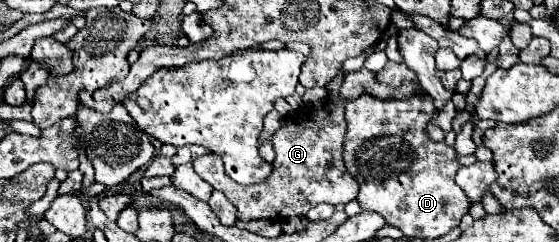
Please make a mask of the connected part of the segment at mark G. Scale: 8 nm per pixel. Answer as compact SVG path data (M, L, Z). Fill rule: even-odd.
M340 73L326 89L330 93L330 101L320 111L304 111L294 113L284 119L282 129L276 131L272 137L274 145L274 161L272 161L272 173L256 185L240 185L232 181L224 173L224 163L216 153L198 157L192 165L196 173L208 181L216 191L222 191L238 209L240 221L252 221L252 219L288 219L294 215L306 215L310 207L316 207L318 203L330 203L330 205L346 205L350 203L356 193L358 185L348 175L346 165L342 161L342 143L344 143L344 103L336 97L336 91L340 89L340 83L344 79L344 73Z

